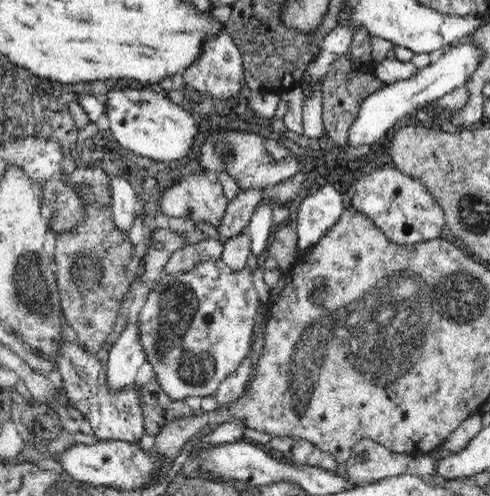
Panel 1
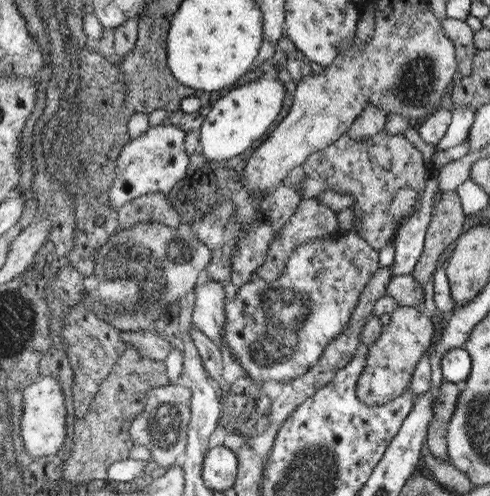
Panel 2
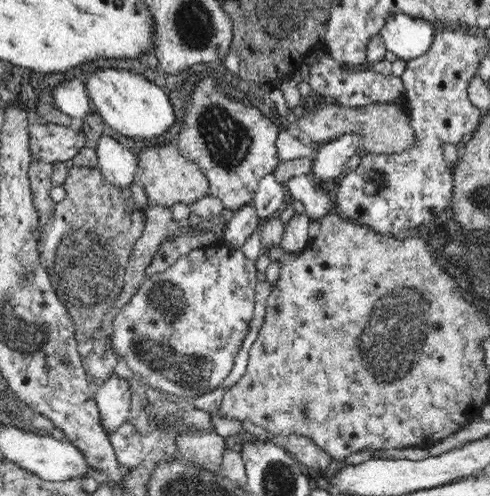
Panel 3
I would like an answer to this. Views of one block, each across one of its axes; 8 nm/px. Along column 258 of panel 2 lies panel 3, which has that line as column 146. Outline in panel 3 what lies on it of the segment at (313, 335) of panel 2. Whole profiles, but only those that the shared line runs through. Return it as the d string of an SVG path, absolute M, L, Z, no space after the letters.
M214 244L204 250L192 250L188 256L180 256L178 262L164 272L144 278L138 292L114 320L110 346L116 358L126 360L134 374L140 374L148 386L162 394L174 394L178 398L188 396L190 400L196 400L198 396L222 388L254 320L256 286L260 284L256 280L256 272L256 262L246 258L240 248Z

